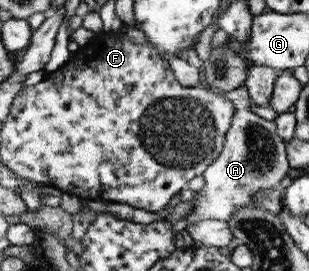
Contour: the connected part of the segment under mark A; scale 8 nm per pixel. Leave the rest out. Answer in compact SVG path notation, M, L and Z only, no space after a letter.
M246 87L225 92L223 96L233 103L235 115L222 152L205 170L204 188L197 191L192 199L194 209L187 217L190 225L197 225L205 219L228 222L235 217L237 211L259 205L253 194L260 188L261 191L273 191L279 187L283 177L292 174L287 160L286 139L278 136L278 126L274 121L266 121L251 111L251 100Z

